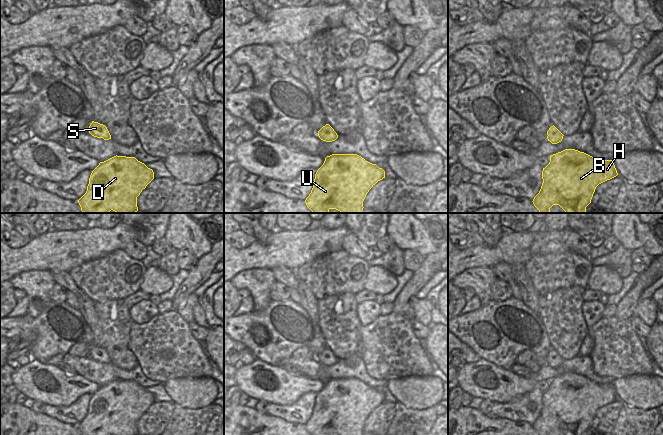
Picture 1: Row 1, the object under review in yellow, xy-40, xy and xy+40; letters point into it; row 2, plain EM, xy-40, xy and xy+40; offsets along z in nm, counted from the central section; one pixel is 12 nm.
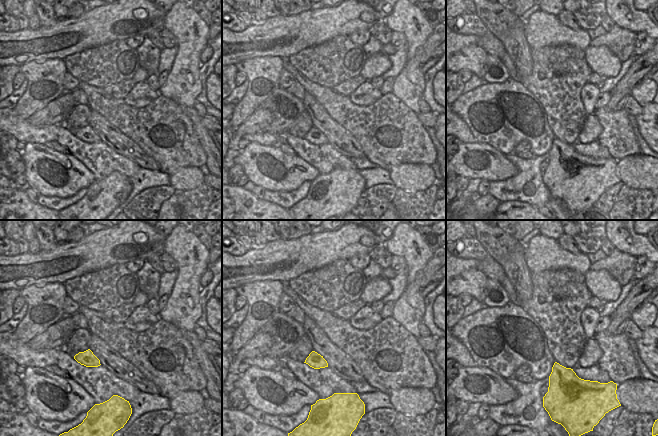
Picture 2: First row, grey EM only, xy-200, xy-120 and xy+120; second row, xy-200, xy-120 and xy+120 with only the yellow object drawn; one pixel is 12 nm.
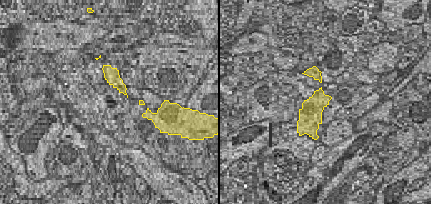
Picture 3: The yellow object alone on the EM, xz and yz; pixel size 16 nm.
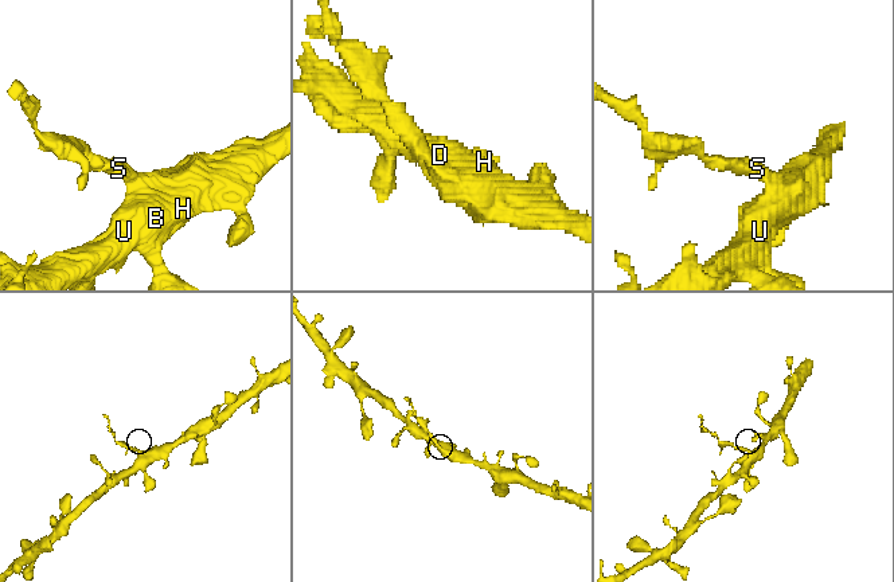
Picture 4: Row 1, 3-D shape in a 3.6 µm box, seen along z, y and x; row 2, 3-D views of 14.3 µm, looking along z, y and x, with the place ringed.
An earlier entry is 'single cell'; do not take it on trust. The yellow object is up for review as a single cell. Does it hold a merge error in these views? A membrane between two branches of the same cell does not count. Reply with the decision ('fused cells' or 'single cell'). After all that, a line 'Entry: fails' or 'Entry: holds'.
fused cells
Entry: fails

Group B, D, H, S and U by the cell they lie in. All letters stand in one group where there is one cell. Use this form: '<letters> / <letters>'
B D H U / S

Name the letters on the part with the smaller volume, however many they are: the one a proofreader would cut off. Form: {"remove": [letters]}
{"remove": ["S"]}

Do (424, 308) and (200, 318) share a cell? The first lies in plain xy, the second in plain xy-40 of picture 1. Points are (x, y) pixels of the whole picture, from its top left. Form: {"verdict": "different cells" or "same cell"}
{"verdict": "same cell"}

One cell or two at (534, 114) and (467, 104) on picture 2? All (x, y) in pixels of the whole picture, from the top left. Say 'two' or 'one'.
one

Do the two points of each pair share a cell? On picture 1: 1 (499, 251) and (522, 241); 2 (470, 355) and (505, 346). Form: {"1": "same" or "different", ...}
{"1": "same", "2": "different"}

